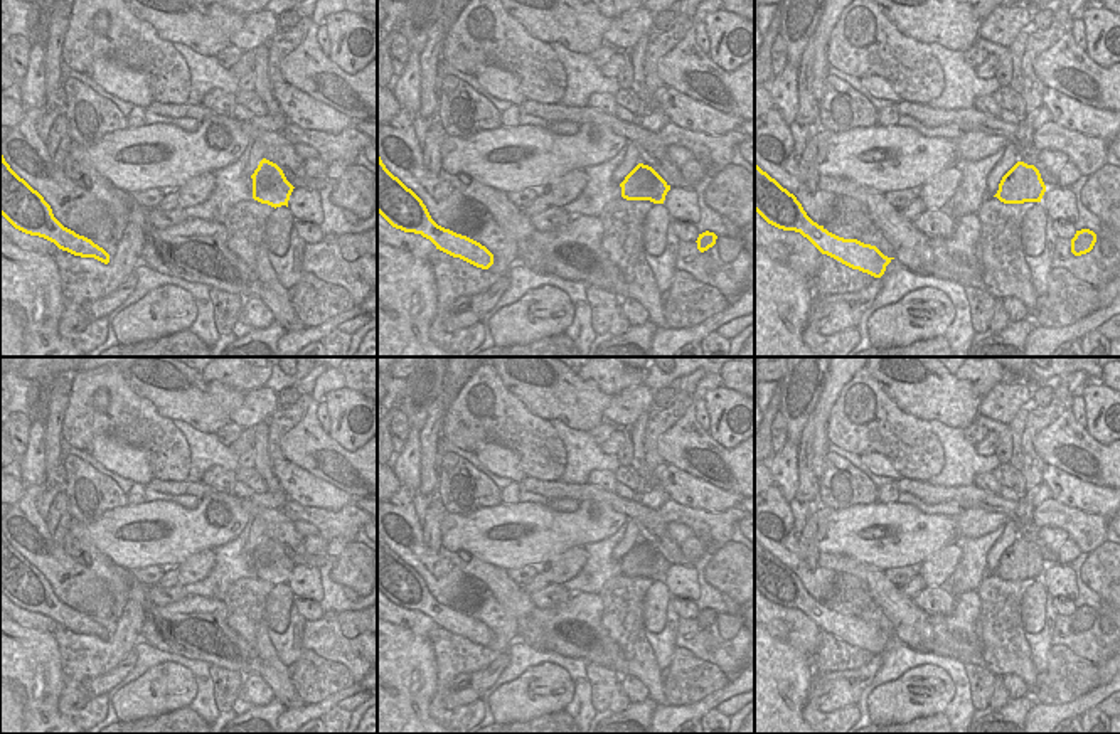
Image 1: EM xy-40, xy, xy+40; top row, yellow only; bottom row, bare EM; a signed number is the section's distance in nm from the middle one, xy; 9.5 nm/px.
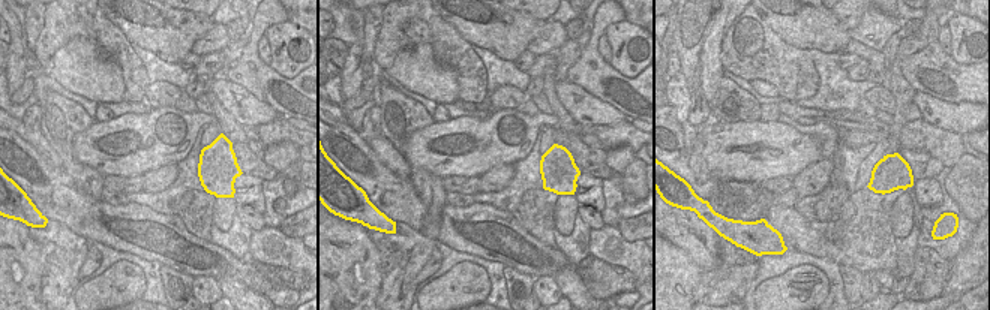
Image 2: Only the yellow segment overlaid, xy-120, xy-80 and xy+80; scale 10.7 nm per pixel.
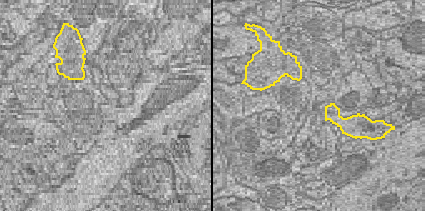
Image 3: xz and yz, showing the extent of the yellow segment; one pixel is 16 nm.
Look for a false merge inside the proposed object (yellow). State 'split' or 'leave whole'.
split

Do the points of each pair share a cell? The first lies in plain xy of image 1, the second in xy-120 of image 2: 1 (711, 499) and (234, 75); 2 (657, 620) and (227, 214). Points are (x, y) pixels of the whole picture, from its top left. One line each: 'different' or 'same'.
1: different
2: same

